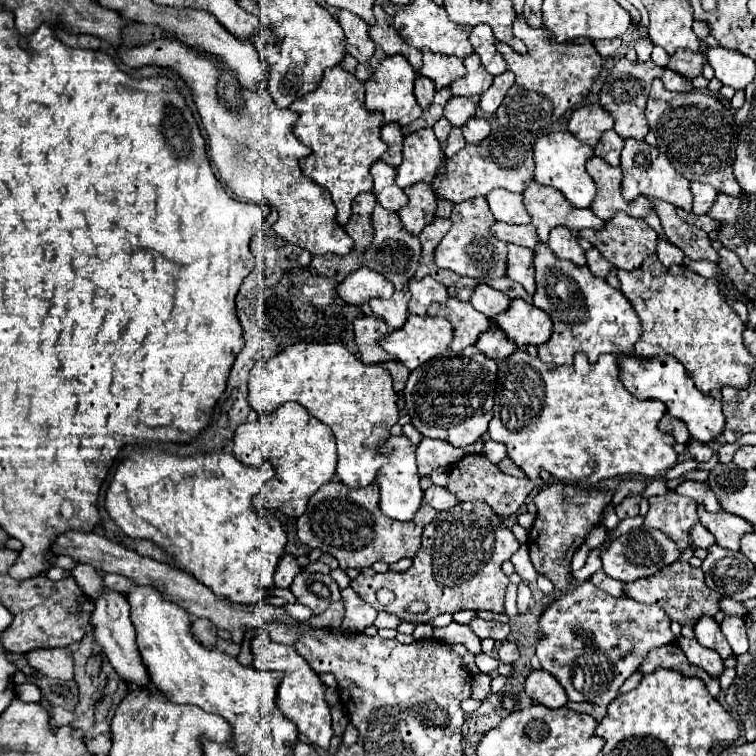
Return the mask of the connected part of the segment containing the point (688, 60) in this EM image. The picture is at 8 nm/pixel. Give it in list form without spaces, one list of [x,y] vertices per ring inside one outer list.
[[[678,49],[670,61],[668,61],[670,69],[674,69],[676,73],[680,73],[686,79],[696,79],[698,75],[702,75],[702,67],[704,67],[704,55],[702,53],[694,53],[690,49]]]

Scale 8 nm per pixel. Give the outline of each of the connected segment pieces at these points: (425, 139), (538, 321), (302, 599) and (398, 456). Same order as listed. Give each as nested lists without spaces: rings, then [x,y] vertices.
[[[420,129],[404,139],[404,159],[398,167],[396,185],[410,187],[414,183],[432,183],[436,177],[436,169],[442,161],[440,143],[432,129]]]
[[[514,299],[510,309],[494,319],[516,345],[542,345],[550,339],[554,327],[548,313],[522,299]]]
[[[298,573],[290,585],[290,591],[296,595],[298,603],[306,605],[312,613],[320,613],[342,599],[338,583],[330,575],[322,573]]]
[[[394,435],[384,445],[382,453],[388,453],[390,463],[384,465],[376,475],[376,483],[380,487],[380,503],[378,505],[380,505],[382,513],[388,515],[390,519],[412,521],[416,511],[422,505],[422,499],[424,499],[424,491],[420,489],[420,473],[416,467],[416,445],[410,439],[406,439],[404,435]]]

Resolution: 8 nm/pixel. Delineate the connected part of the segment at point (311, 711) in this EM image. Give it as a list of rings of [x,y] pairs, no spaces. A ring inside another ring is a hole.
[[[260,631],[252,639],[252,653],[254,653],[254,667],[256,669],[278,669],[284,673],[284,679],[278,687],[276,705],[278,709],[298,727],[298,731],[310,741],[320,745],[324,751],[330,745],[332,739],[332,727],[330,727],[330,707],[324,701],[324,687],[318,679],[318,675],[310,669],[304,657],[298,655],[298,651],[290,645],[274,643],[266,631]]]

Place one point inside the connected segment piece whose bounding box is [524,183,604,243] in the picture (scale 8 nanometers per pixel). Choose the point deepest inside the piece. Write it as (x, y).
(548, 208)

